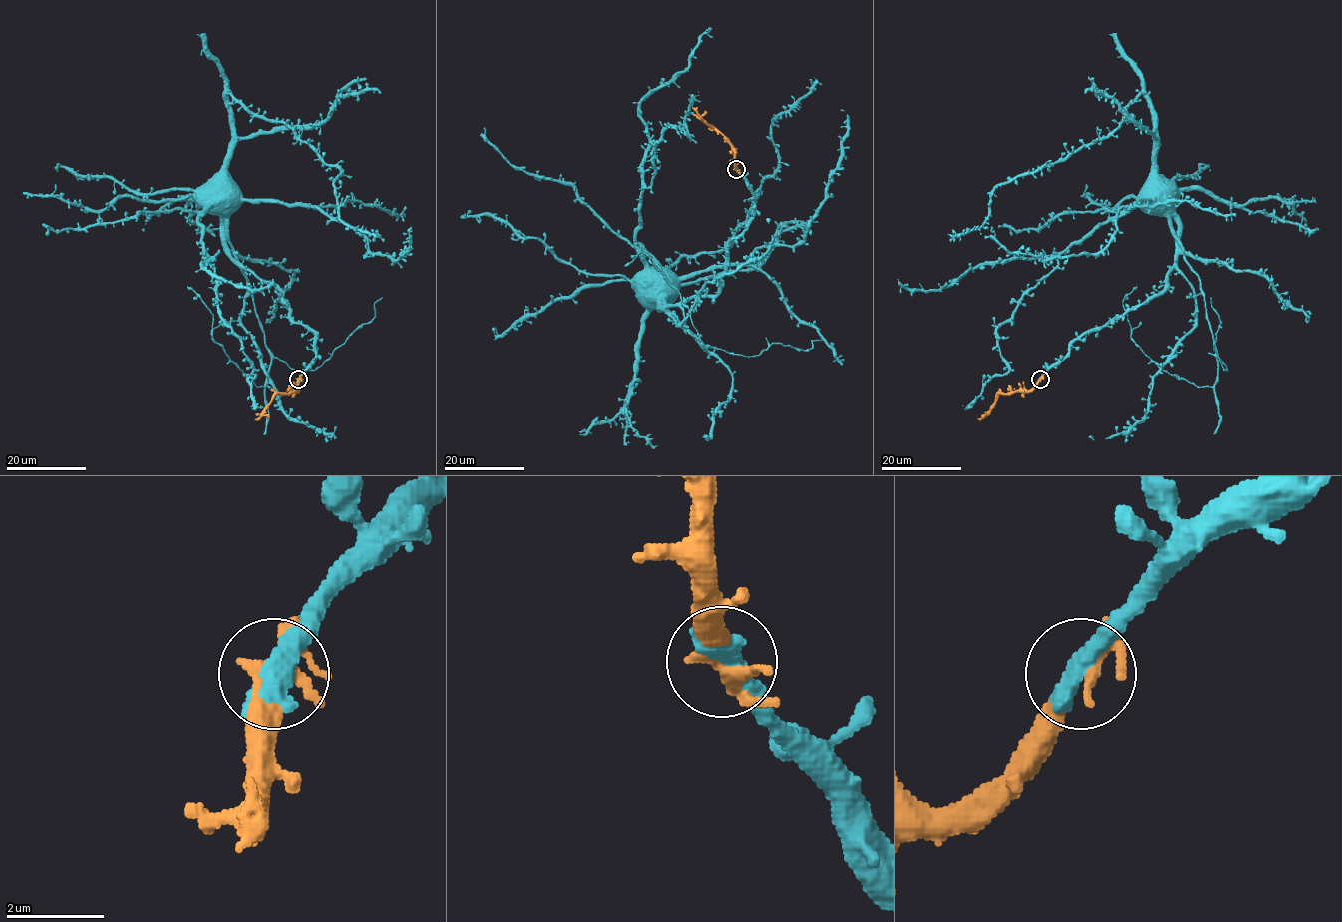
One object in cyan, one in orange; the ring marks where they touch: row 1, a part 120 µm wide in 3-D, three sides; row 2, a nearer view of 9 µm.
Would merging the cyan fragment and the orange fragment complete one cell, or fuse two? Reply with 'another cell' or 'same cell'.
same cell

